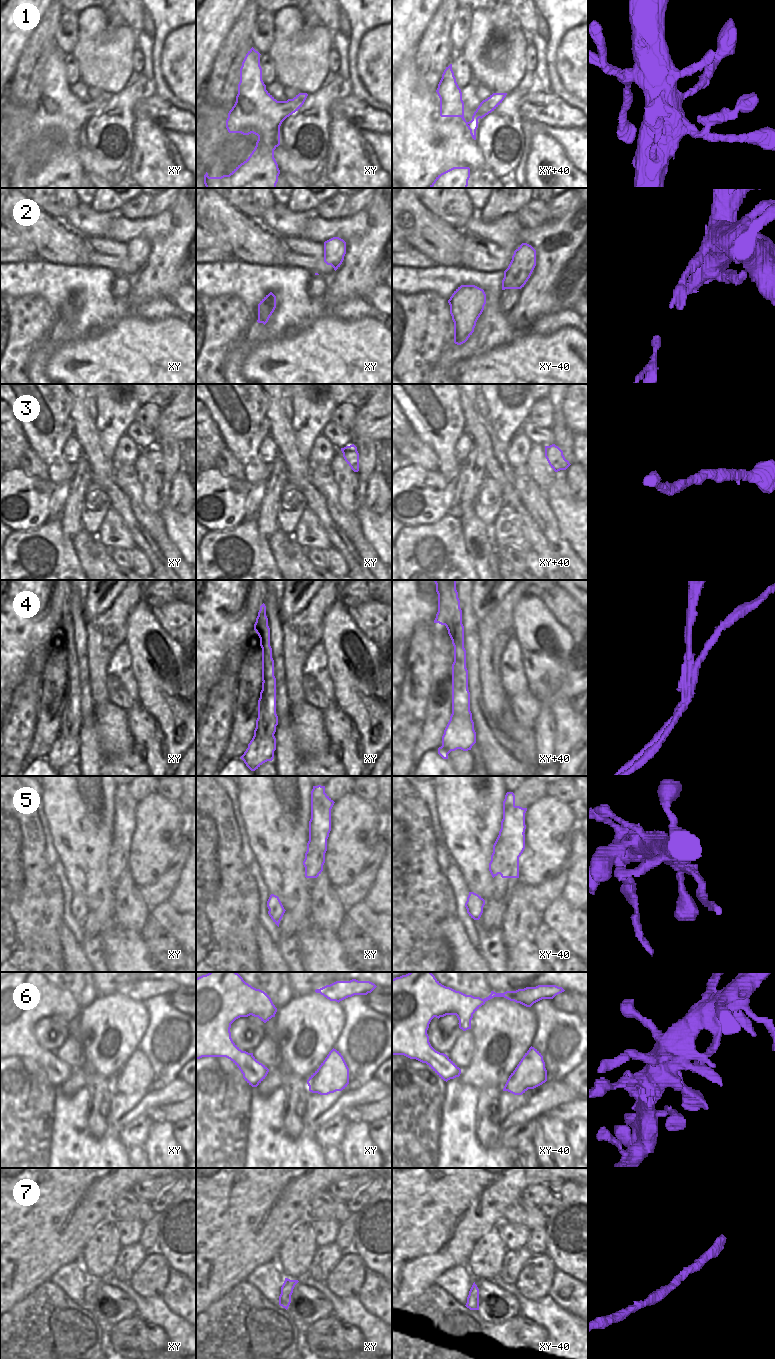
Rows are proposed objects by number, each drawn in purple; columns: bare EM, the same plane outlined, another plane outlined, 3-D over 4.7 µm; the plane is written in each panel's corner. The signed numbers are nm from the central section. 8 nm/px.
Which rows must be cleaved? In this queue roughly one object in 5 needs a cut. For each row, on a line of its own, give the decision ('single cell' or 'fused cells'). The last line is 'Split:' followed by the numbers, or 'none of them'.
1: single cell
2: single cell
3: single cell
4: fused cells
5: fused cells
6: single cell
7: single cell
Split: 4, 5

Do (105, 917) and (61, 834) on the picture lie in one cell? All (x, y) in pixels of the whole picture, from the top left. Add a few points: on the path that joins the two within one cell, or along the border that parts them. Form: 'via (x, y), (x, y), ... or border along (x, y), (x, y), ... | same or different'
via (99, 896), (88, 876), (82, 853) | same

